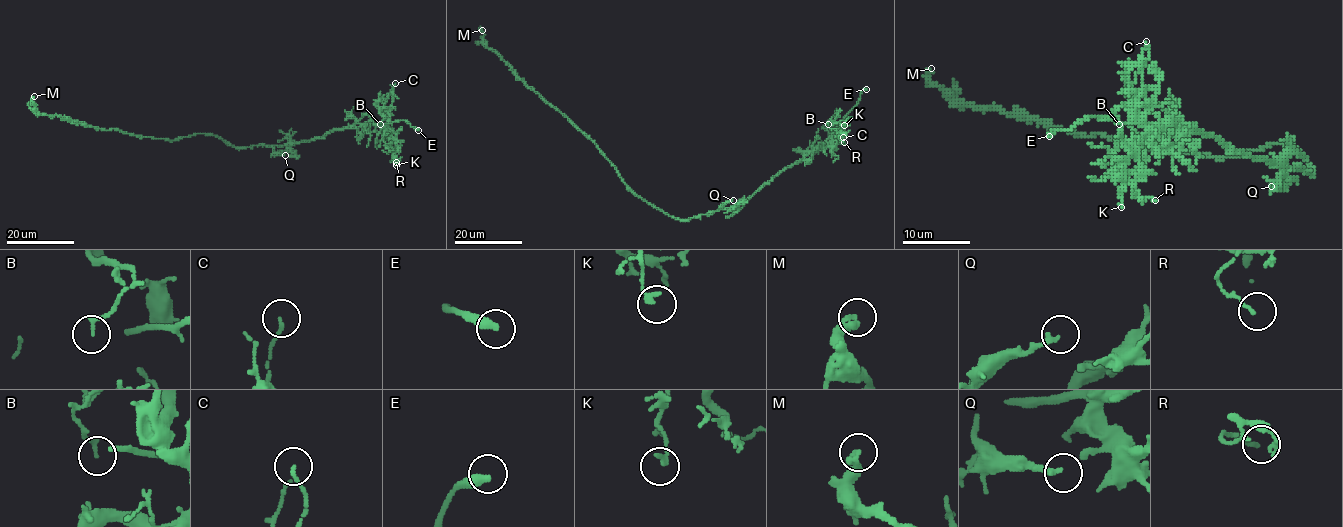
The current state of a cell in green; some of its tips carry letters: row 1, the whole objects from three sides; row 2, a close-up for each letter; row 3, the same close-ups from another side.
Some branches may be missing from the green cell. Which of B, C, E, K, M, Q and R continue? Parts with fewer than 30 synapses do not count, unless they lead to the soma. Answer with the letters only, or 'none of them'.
E

